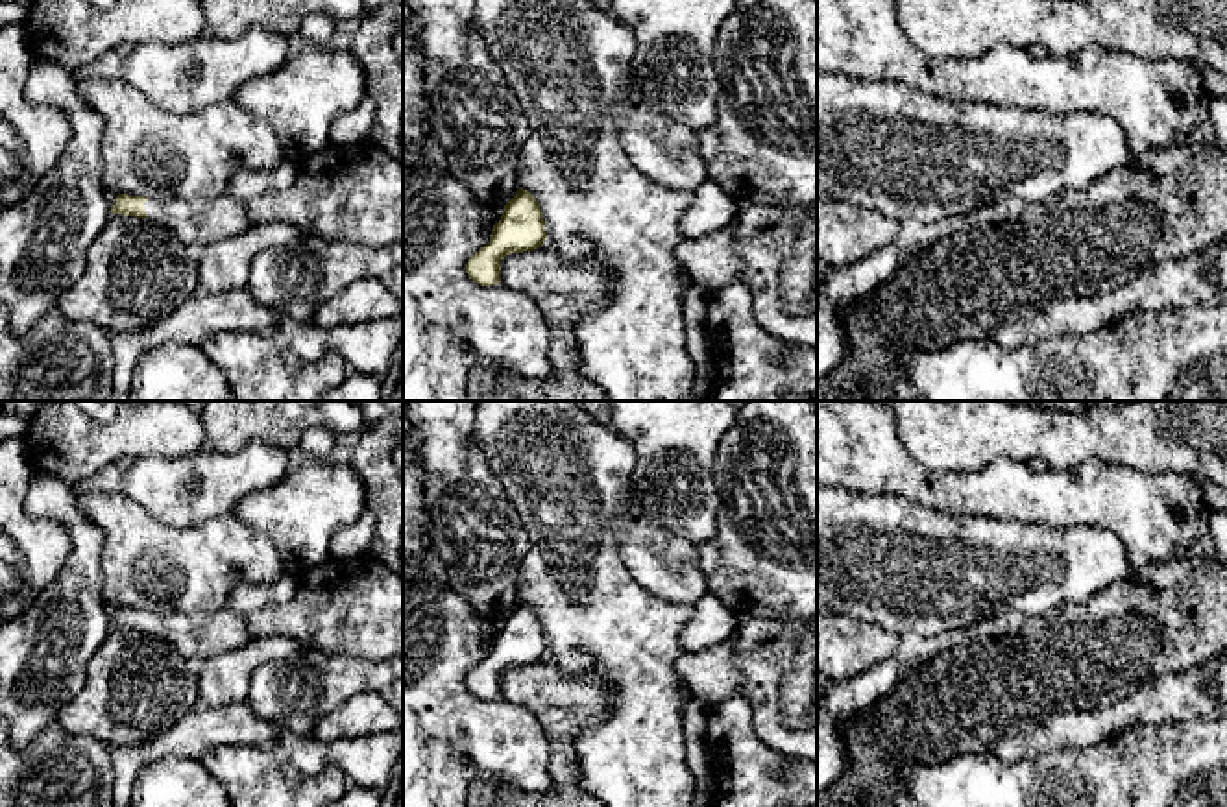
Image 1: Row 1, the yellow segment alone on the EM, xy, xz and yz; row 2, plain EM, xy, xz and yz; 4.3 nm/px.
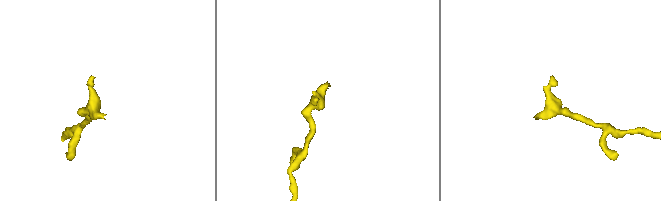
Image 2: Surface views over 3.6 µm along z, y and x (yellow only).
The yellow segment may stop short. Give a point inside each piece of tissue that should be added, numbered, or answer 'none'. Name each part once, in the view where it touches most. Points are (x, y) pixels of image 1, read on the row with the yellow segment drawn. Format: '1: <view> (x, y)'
1: xy (198, 222)

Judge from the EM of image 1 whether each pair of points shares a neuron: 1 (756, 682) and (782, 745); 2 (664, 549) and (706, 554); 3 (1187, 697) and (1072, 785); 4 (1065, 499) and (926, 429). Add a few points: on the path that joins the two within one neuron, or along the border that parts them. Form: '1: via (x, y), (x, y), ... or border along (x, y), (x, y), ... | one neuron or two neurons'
1: via (764, 697), (767, 722), (773, 730) | one neuron
2: border along (692, 543), (695, 566), (708, 591) | two neurons
3: border along (1194, 719), (1137, 722), (1109, 735) | two neurons
4: border along (1024, 462), (996, 457), (978, 469), (948, 471) | two neurons

